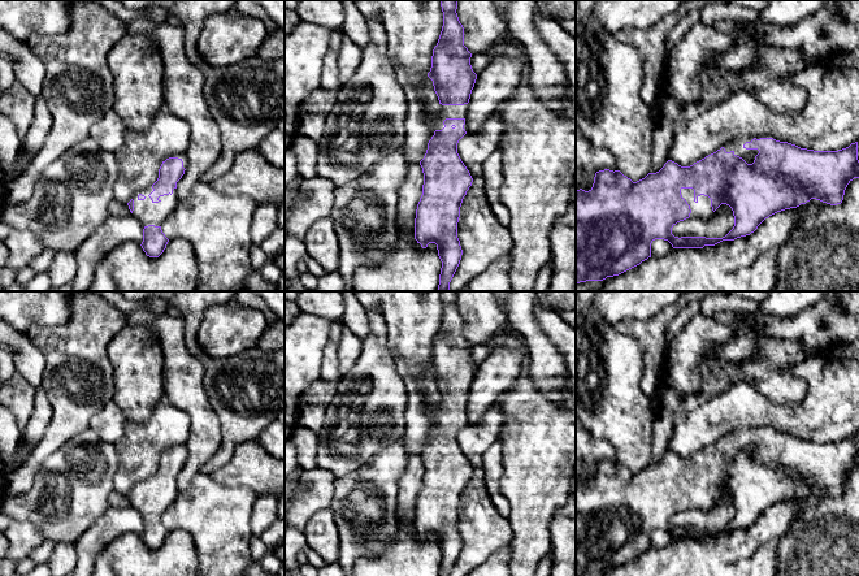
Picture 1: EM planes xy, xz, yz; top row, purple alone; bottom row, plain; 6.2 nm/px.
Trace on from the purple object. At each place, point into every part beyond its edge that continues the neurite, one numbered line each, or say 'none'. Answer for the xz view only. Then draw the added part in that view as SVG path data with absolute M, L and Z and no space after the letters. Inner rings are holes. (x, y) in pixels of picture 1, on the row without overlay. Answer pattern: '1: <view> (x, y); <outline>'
1: xz (445, 403); M439 395L438 408L435 410L435 412L433 415L434 423L442 421L444 419L443 412L446 410L464 410L465 411L464 420L468 424L467 406L468 406L468 395L464 395L464 397L442 397L442 395Z

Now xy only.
1: xy (148, 505); M149 477L131 489L134 491L131 508L139 511L143 517L161 517L178 495L177 480L172 486L160 488L159 494L153 494L148 488L152 482L153 480Z

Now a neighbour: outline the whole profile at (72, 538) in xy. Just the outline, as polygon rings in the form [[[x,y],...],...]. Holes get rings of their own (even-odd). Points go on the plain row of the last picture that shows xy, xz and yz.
[[[87,428],[43,462],[27,493],[17,497],[6,495],[0,512],[12,520],[34,524],[44,540],[75,545],[81,534],[110,507],[109,495],[114,490],[117,469],[118,455],[114,443],[101,441],[91,428]]]

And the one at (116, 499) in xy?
[[[113,490],[109,495],[109,506],[116,508],[131,508],[131,503],[127,495],[122,495]]]

